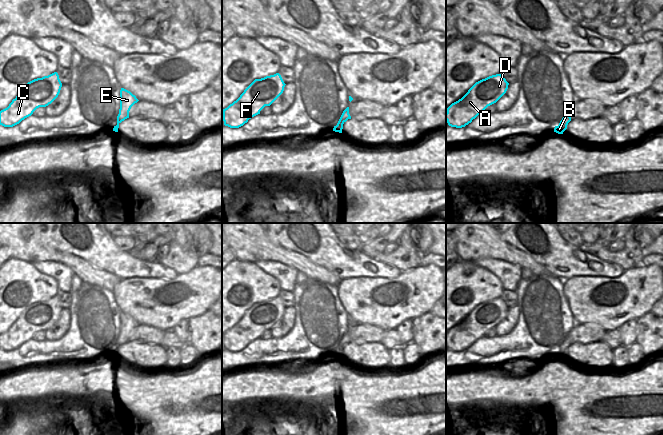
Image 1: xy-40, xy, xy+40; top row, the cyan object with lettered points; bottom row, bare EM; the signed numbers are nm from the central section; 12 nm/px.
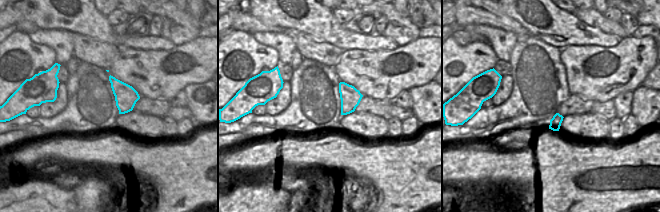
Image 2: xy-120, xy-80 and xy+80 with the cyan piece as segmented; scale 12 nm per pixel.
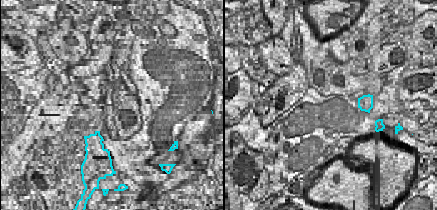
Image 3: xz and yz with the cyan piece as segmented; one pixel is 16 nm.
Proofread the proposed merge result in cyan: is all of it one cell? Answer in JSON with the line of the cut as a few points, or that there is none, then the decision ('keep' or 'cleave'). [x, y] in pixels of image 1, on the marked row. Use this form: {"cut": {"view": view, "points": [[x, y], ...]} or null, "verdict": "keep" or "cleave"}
{"cut": null, "verdict": "keep"}

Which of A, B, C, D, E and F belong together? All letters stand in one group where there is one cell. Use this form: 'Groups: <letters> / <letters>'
Groups: A B C D E F.

